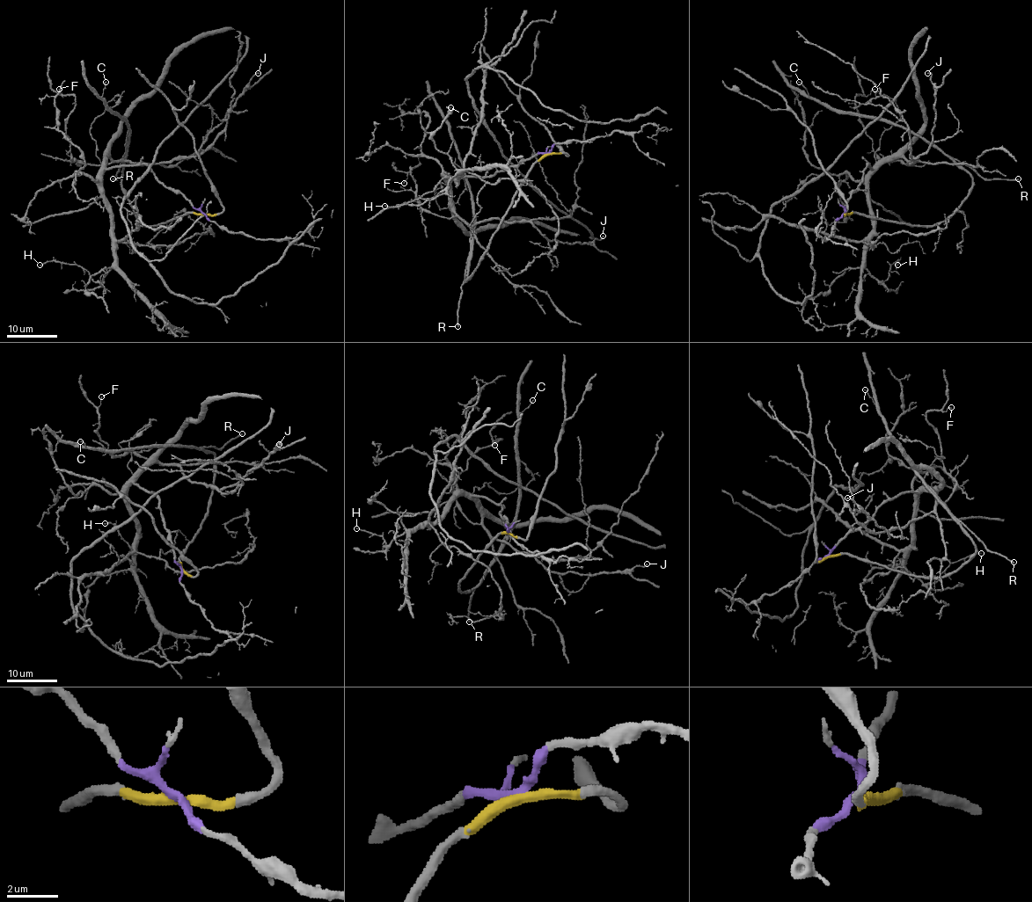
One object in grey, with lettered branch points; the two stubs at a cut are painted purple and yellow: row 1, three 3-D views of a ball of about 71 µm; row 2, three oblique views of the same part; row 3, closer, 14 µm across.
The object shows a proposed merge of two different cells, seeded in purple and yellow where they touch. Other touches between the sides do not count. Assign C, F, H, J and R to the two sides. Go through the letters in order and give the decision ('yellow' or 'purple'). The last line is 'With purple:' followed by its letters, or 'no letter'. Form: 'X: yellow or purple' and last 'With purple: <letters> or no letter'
C: yellow
F: purple
H: purple
J: purple
R: yellow
With purple: F, H, J

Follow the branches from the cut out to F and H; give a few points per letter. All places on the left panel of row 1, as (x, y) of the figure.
F: (203, 213), (144, 164), (72, 160), (66, 121), (73, 96), (58, 89)
H: (203, 213), (144, 164), (109, 167), (103, 170), (102, 194), (113, 266), (94, 281), (75, 264), (40, 265)

